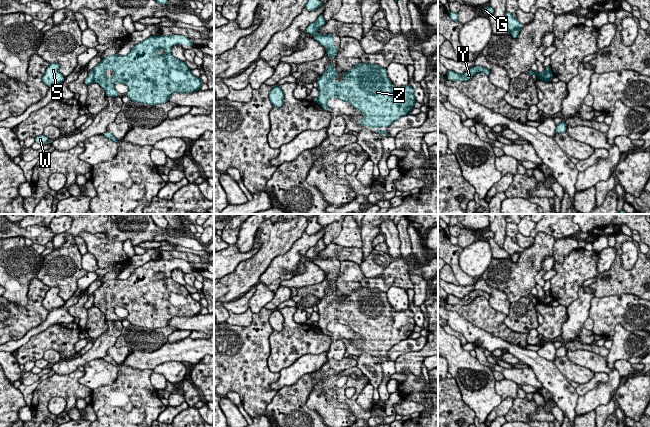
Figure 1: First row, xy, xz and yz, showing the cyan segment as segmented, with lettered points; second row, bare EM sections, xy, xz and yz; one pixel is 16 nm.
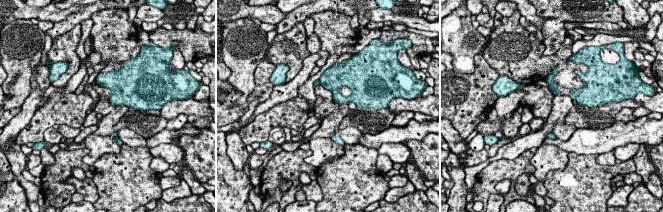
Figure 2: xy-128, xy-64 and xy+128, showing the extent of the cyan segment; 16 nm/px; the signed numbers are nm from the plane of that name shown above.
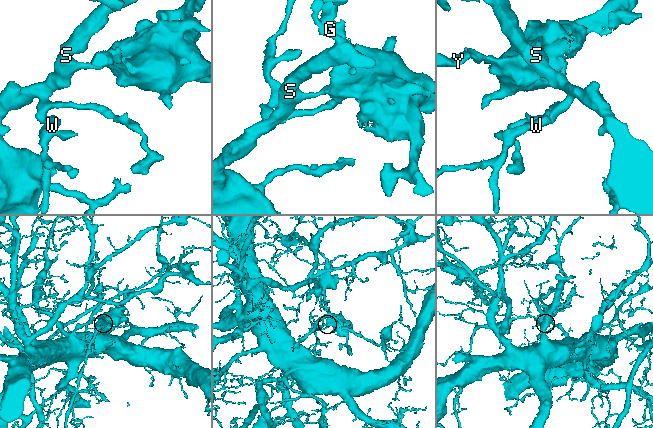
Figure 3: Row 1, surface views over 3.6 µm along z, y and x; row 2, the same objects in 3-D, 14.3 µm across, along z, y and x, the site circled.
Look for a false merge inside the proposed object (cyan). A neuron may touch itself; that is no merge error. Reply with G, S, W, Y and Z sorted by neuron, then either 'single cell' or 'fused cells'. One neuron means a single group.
G S W / Y Z; fused cells

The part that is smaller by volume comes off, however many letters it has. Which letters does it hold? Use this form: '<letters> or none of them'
Y, Z

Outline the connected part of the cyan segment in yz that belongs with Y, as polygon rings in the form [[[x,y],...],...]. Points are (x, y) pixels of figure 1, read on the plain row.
[[[473,290],[464,298],[458,298],[452,294],[448,294],[447,295],[447,304],[450,304],[450,305],[467,305],[467,304],[471,303],[478,296],[483,296],[488,300],[490,298],[490,294],[485,292],[485,291]]]

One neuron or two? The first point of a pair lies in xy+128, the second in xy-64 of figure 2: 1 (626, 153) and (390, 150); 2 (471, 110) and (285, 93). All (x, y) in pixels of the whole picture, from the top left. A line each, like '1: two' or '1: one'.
1: one
2: two

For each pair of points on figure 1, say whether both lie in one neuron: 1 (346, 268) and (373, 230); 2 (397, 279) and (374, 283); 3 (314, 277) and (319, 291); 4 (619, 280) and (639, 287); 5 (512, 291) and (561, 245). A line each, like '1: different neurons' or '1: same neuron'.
1: different neurons
2: same neuron
3: different neurons
4: same neuron
5: different neurons

